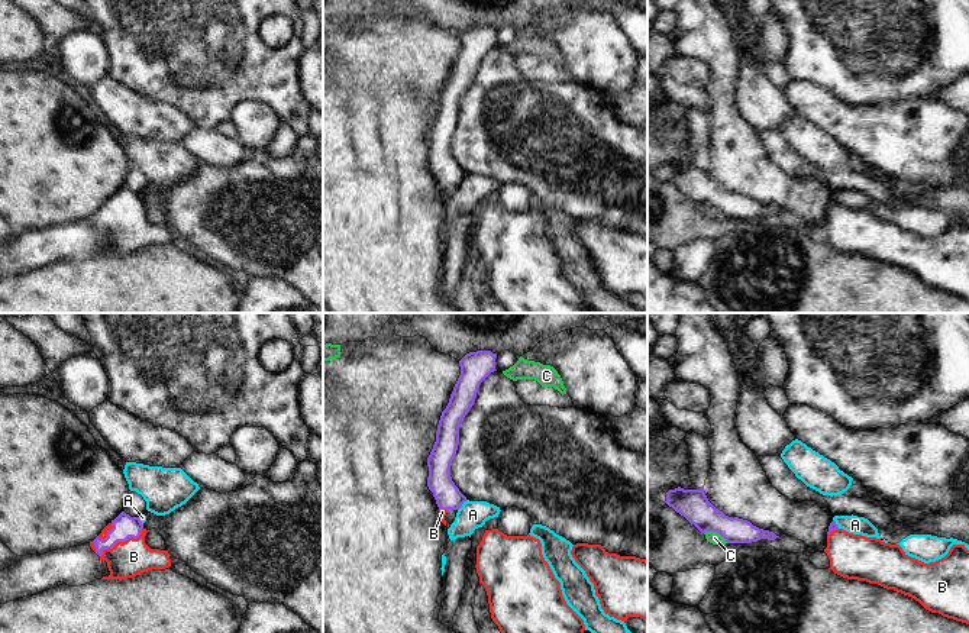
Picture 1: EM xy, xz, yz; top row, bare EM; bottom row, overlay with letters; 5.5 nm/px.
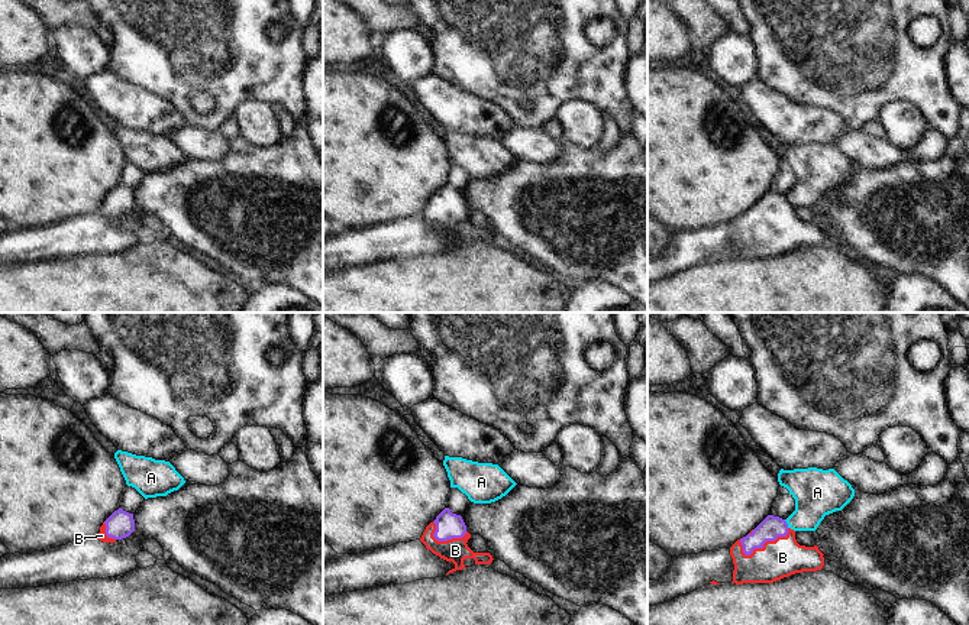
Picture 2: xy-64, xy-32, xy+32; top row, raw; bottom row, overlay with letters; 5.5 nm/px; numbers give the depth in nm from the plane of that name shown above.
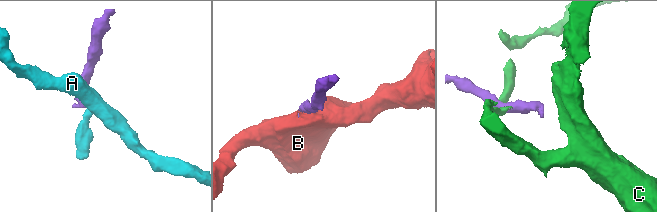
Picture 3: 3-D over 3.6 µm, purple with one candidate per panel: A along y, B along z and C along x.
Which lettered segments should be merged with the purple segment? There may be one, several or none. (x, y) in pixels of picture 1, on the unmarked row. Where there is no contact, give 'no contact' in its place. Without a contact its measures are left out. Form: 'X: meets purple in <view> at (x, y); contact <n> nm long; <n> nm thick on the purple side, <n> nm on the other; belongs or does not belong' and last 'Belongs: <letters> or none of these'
A: meets purple in xz at (461, 181); contact 80 nm long; 140 nm thick on the purple side, 160 nm on the other; does not belong
B: meets purple in xy at (122, 218); contact 280 nm long; 130 nm thick on the purple side, 200 nm on the other; belongs
C: meets purple in yz at (716, 206); contact 150 nm long; 170 nm thick on the purple side, 70 nm on the other; does not belong
Belongs: B

